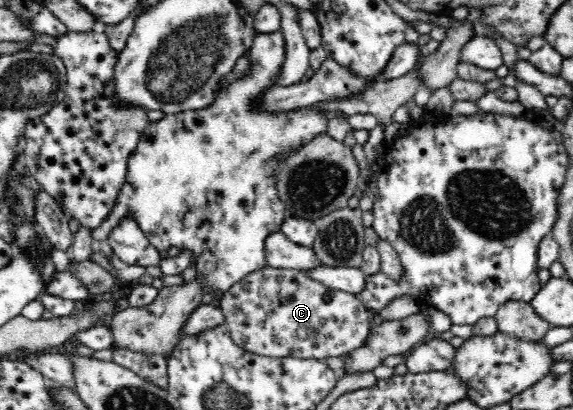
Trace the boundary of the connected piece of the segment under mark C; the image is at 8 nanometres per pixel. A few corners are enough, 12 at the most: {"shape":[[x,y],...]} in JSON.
{"shape":[[266,266],[222,292],[232,340],[272,358],[344,357],[369,308]]}

